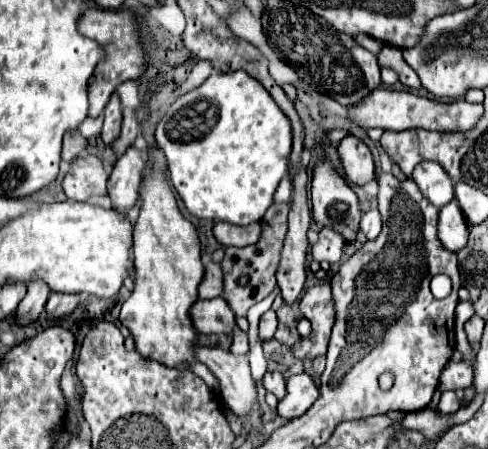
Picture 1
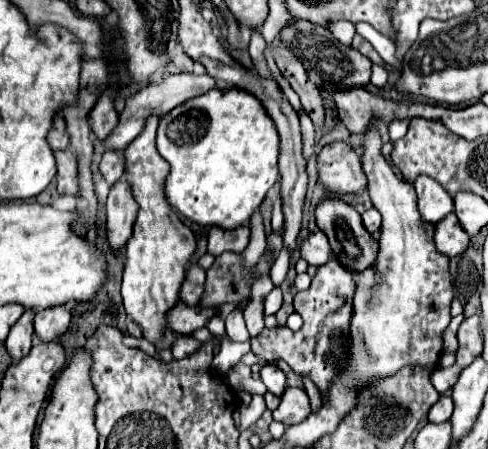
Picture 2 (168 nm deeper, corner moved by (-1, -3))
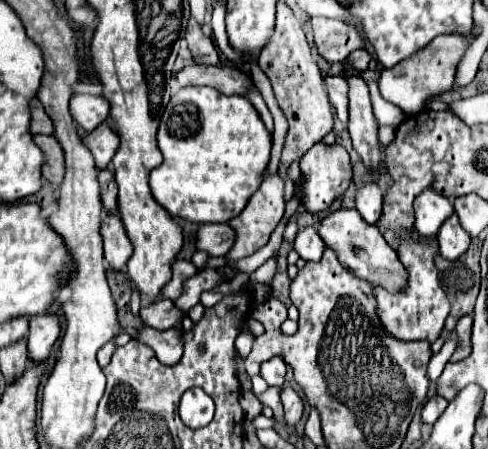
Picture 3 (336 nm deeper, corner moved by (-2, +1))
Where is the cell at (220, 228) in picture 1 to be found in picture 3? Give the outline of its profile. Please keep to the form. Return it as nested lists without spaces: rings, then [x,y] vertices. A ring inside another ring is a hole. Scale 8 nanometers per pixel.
[[[202,224],[196,236],[196,248],[208,256],[224,256],[234,244],[234,230],[228,224]]]

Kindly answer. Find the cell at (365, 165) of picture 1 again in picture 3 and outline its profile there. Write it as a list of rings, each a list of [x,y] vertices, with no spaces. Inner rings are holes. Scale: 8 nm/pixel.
[[[316,144],[300,158],[300,170],[302,170],[302,178],[304,178],[304,184],[300,190],[300,200],[302,200],[302,206],[306,208],[304,212],[326,210],[336,200],[336,196],[340,196],[352,182],[350,156],[344,150],[344,146],[340,146],[340,144],[334,144],[334,146]]]

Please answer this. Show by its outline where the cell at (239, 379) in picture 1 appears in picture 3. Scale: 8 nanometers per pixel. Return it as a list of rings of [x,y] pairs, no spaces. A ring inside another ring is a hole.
[[[142,326],[136,334],[136,340],[142,344],[148,344],[156,352],[156,358],[166,366],[174,366],[182,358],[182,332],[178,328],[160,332],[160,330]]]

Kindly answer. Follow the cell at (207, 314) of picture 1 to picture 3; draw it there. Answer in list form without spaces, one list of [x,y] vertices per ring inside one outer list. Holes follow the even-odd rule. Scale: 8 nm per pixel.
[[[154,300],[146,308],[140,308],[140,318],[146,326],[156,330],[168,330],[182,322],[182,312],[174,306],[172,300]]]

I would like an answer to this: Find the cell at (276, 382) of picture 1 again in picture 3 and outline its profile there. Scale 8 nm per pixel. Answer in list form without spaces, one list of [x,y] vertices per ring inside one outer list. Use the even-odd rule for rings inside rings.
[[[274,356],[260,364],[260,376],[268,382],[268,386],[282,386],[286,374],[286,364],[282,356]]]

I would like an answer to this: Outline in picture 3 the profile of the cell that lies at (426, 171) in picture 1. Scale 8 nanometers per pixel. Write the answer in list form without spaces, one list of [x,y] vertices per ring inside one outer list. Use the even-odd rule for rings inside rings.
[[[426,190],[420,196],[416,196],[414,210],[416,210],[414,228],[424,238],[436,236],[444,220],[448,220],[454,214],[452,202],[434,190]]]

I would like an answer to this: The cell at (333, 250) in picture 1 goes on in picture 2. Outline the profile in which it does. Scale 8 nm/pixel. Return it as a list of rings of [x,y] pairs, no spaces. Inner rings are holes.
[[[317,230],[301,244],[301,258],[305,258],[311,266],[323,266],[331,258],[331,244],[327,236]]]

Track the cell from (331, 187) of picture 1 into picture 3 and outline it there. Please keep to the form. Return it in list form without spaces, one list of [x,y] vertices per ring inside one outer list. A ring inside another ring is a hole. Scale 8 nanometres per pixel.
[[[340,208],[332,214],[328,214],[320,222],[320,238],[328,248],[332,248],[338,254],[338,260],[344,268],[348,268],[354,276],[360,280],[366,280],[370,284],[384,286],[390,292],[400,292],[406,286],[406,270],[402,268],[402,262],[398,260],[398,254],[386,244],[380,230],[372,224],[366,224],[364,218],[356,210]]]

